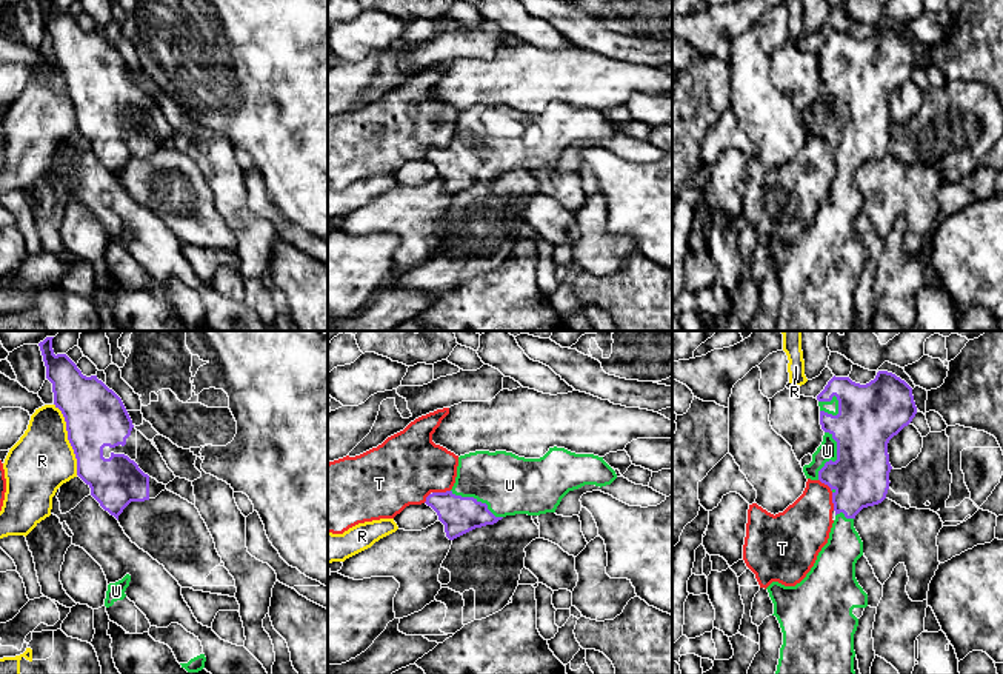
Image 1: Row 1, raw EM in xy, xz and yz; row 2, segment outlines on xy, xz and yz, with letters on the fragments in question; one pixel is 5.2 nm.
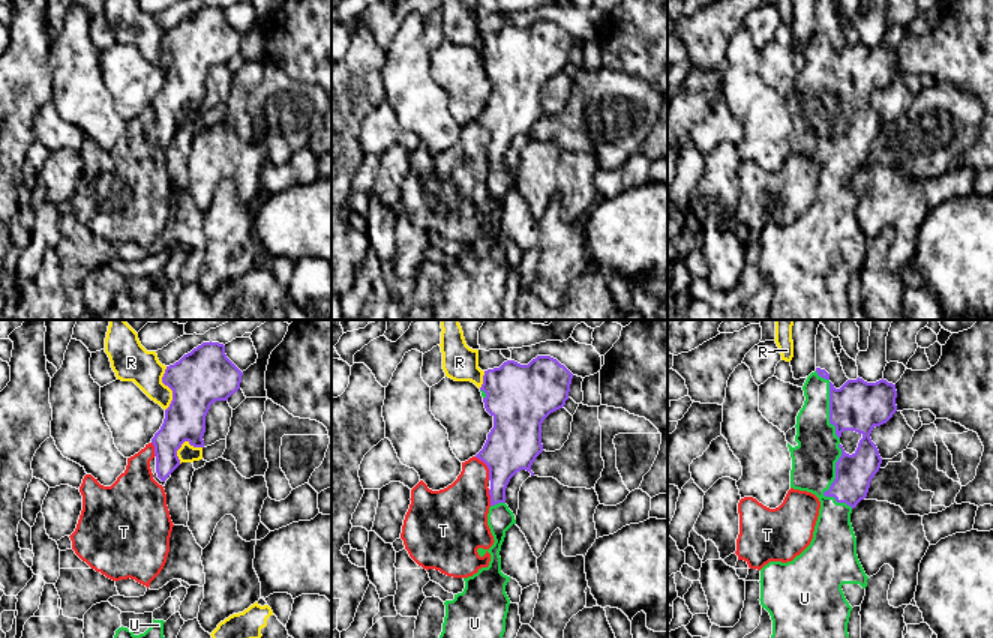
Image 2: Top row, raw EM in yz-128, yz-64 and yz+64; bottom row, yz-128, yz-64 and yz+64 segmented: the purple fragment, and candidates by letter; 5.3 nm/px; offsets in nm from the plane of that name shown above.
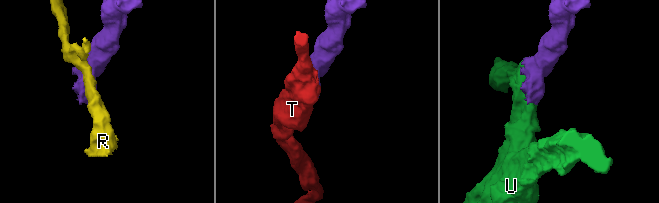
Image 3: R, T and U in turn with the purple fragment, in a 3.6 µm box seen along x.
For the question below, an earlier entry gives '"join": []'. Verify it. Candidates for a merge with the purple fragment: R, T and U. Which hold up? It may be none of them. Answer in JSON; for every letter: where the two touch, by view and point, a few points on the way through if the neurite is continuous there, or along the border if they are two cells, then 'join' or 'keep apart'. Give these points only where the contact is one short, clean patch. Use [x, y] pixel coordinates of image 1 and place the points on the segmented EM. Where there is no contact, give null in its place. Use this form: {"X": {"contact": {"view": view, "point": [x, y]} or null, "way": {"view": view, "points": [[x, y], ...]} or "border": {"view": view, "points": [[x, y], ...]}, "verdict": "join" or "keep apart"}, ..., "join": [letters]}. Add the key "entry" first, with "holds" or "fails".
{"entry": "fails", "R": {"contact": {"view": "xy", "point": [68, 439]}, "verdict": "keep apart"}, "T": {"contact": {"view": "yz", "point": [833, 494]}, "border": {"view": "yz", "points": [[819, 479], [829, 488], [834, 510]]}, "verdict": "keep apart"}, "U": {"contact": {"view": "yz", "point": [837, 459]}, "verdict": "join"}, "join": ["U"]}

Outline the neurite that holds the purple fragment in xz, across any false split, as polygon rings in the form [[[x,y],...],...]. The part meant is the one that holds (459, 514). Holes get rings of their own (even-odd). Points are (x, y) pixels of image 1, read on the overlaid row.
[[[549,448],[540,459],[506,451],[475,451],[458,457],[451,491],[426,497],[449,540],[506,516],[555,512],[561,499],[585,485],[606,486],[615,471],[594,454]]]

